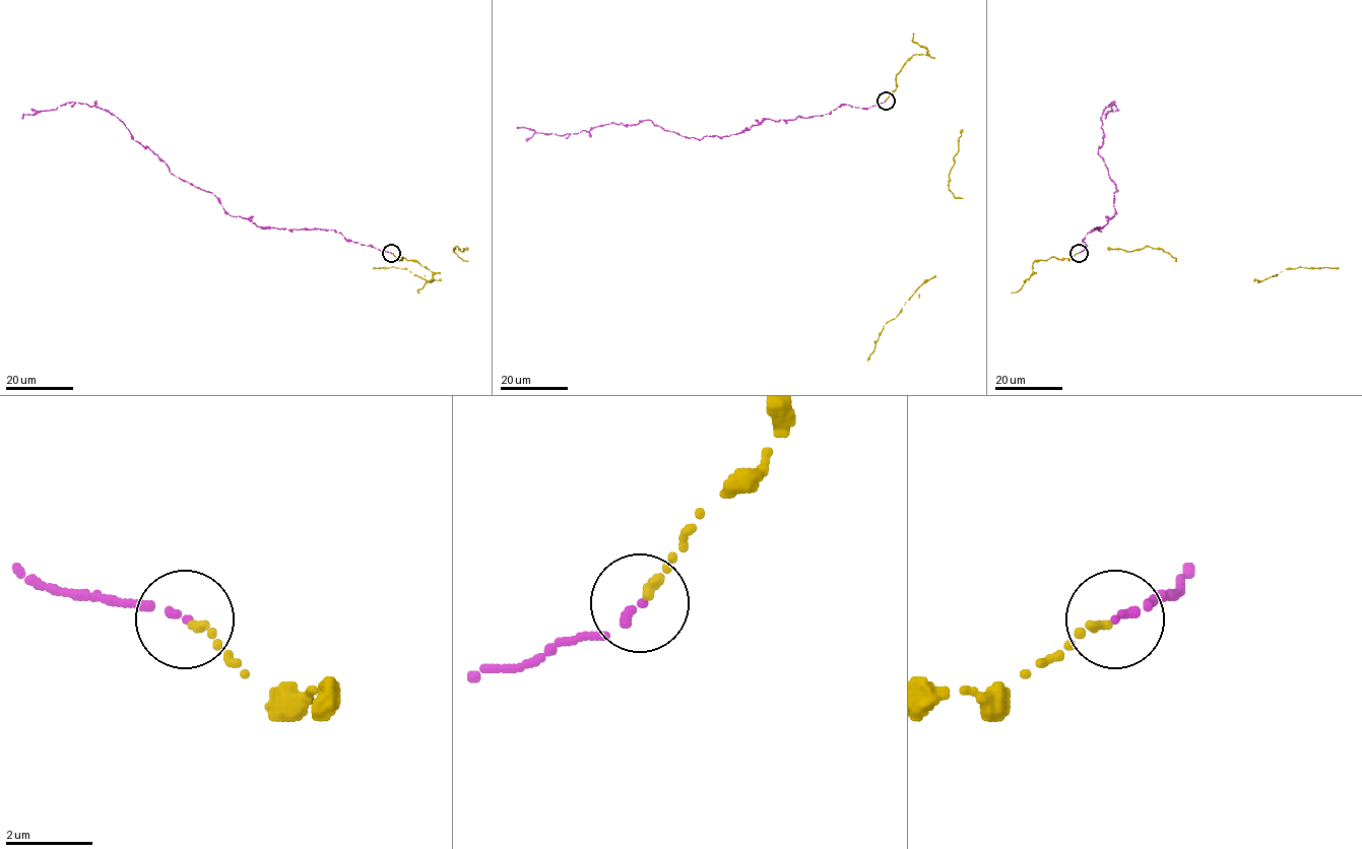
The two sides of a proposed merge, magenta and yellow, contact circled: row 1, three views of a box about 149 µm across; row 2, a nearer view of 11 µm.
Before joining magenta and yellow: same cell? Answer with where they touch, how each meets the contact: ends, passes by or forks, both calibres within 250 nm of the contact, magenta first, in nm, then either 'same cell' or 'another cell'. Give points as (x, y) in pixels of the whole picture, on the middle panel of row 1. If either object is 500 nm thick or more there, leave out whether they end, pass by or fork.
place (886, 101); magenta ends; yellow ends; calibres 180 and 200 nm; same cell

